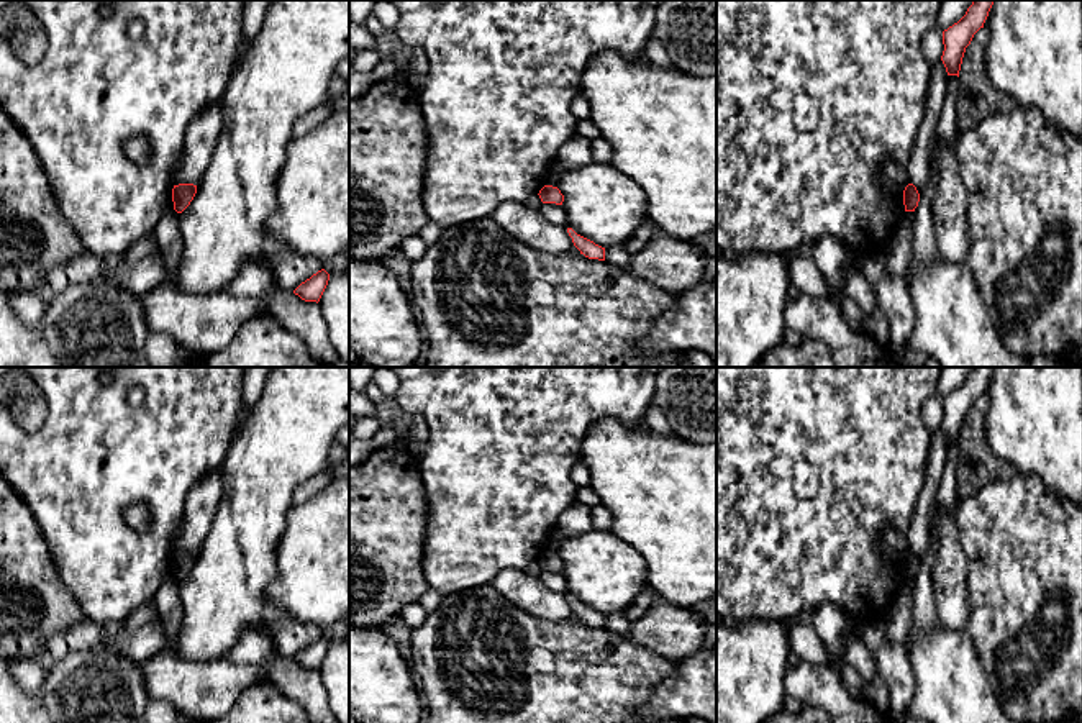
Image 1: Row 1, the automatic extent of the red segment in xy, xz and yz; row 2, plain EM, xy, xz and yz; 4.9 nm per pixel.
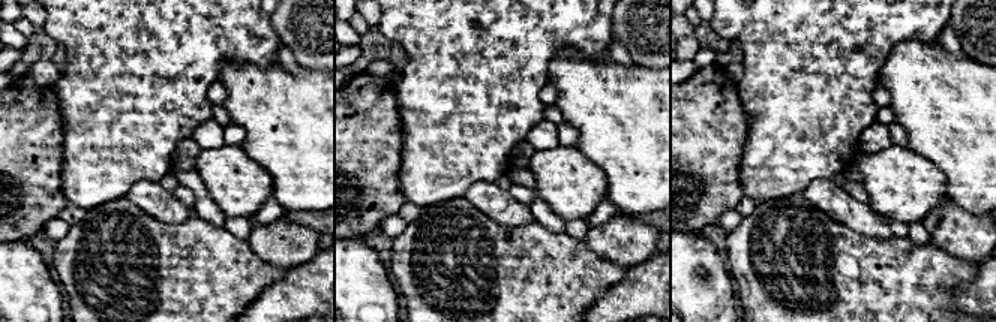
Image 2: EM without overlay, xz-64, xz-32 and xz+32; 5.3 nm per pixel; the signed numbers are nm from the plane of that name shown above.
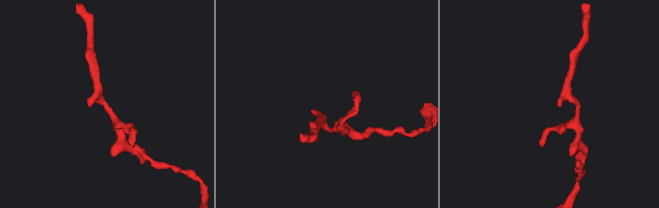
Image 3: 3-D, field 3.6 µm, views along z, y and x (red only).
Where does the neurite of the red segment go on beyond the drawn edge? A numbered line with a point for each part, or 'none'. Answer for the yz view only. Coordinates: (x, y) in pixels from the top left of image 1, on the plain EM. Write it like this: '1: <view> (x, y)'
none

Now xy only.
none

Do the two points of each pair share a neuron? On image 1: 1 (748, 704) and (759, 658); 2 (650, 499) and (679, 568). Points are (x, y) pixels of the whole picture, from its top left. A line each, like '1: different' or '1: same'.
1: same
2: same

